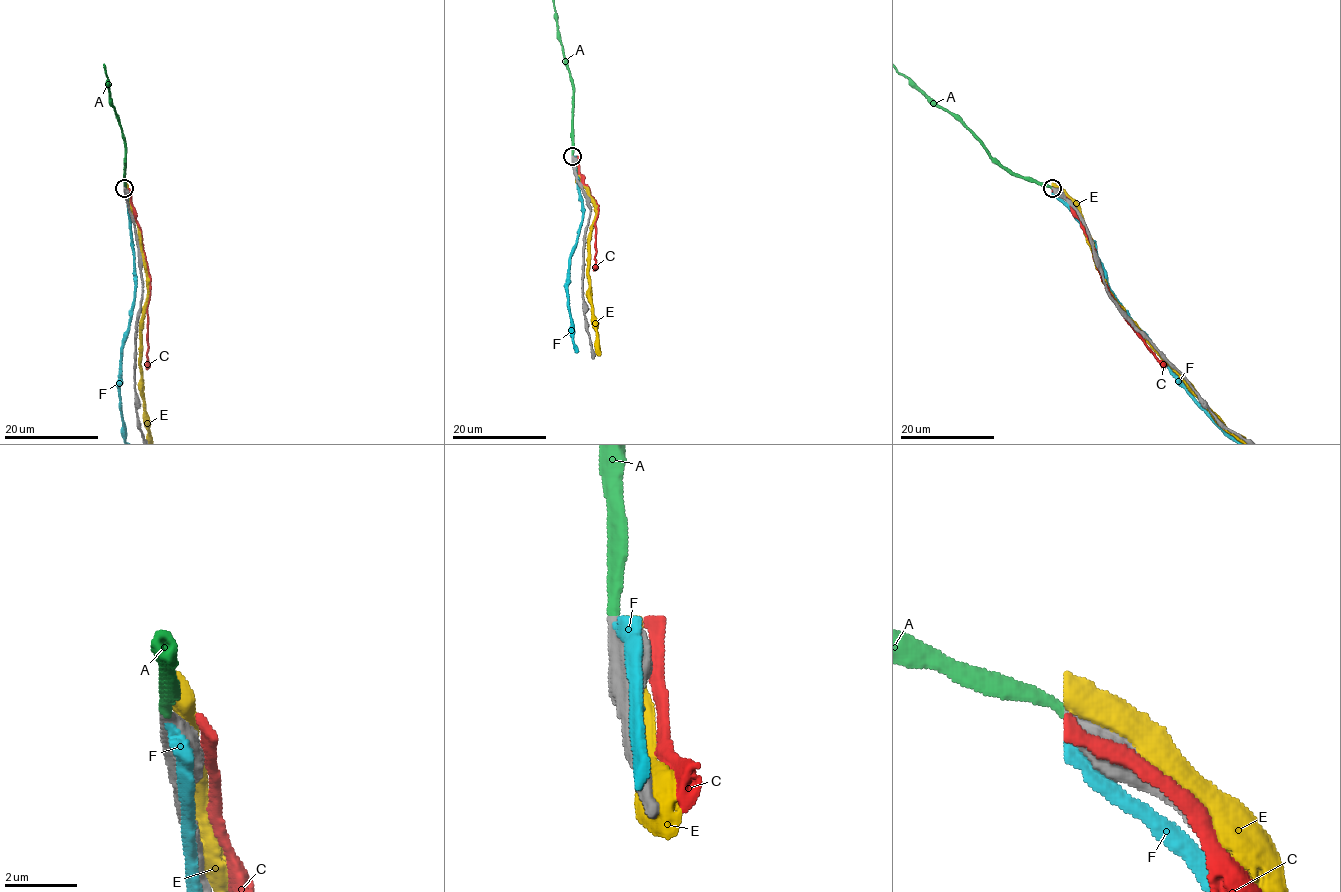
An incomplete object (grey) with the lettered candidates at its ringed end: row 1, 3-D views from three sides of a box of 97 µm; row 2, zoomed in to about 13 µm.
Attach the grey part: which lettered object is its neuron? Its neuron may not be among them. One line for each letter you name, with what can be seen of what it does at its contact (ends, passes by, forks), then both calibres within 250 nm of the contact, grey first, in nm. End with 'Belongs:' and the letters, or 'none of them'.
A: it ends there; 480 nm thick on the grey side, 320 nm on the other
Belongs: A

